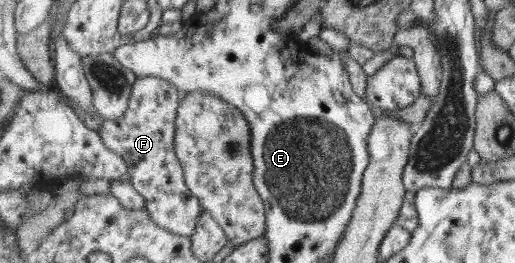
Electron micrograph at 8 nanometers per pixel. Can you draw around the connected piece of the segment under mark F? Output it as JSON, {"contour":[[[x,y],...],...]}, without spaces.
{"contour":[[[138,77],[134,82],[129,108],[122,117],[107,120],[100,134],[104,143],[116,153],[119,153],[128,163],[127,179],[145,197],[145,207],[158,225],[172,233],[191,237],[197,231],[199,217],[203,207],[185,180],[185,169],[179,160],[175,145],[176,121],[178,108],[181,107],[182,91],[171,81],[159,77]]]}

